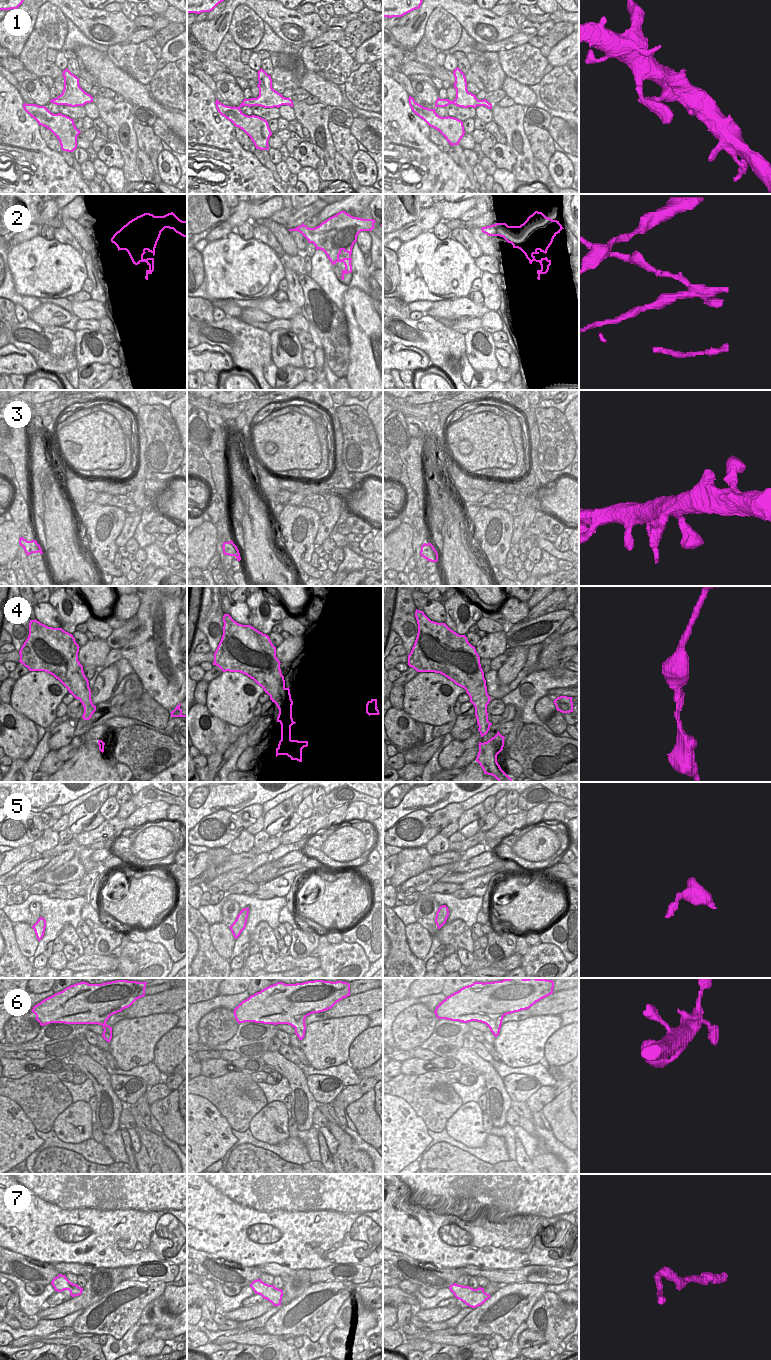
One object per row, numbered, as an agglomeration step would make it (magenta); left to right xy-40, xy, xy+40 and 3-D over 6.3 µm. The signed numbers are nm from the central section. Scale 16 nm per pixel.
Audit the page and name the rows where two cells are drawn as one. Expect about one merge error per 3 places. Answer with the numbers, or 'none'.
2.

